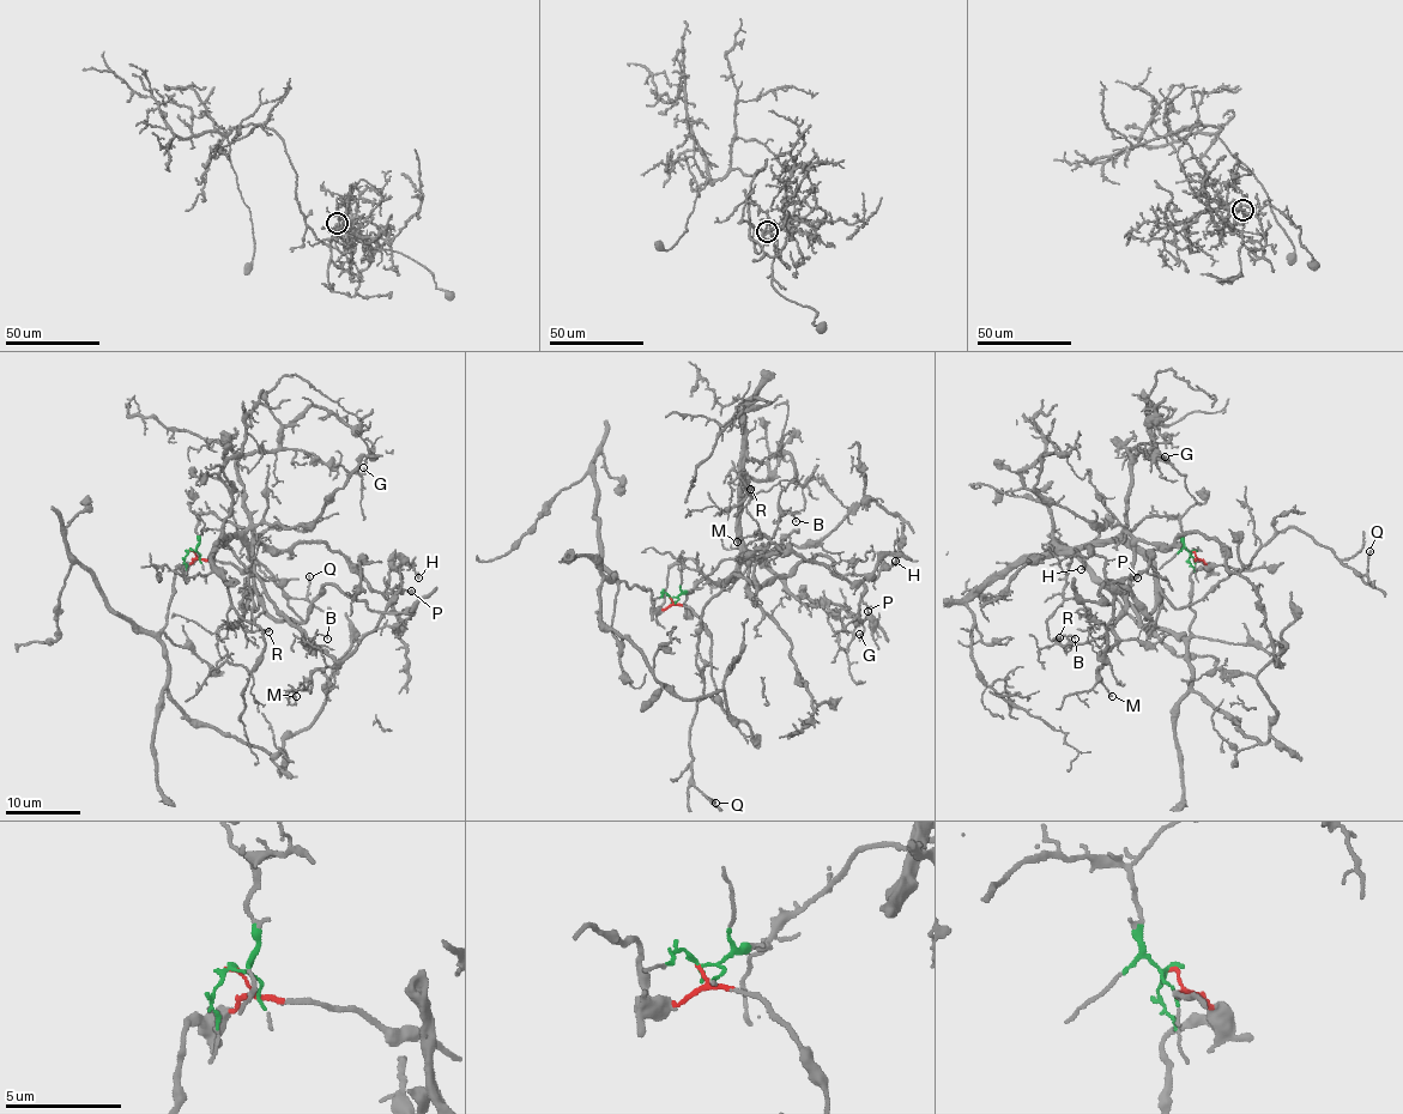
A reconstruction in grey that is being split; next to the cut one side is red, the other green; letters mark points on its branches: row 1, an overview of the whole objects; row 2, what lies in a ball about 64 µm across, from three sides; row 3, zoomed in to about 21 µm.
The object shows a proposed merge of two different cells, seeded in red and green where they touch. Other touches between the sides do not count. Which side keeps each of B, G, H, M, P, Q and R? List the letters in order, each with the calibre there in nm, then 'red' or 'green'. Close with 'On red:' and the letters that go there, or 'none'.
B: 90 nm | green
G: 120 nm | green
H: 160 nm | green
M: 130 nm | green
P: 150 nm | green
Q: 150 nm | green
R: 120 nm | green
On red: none

